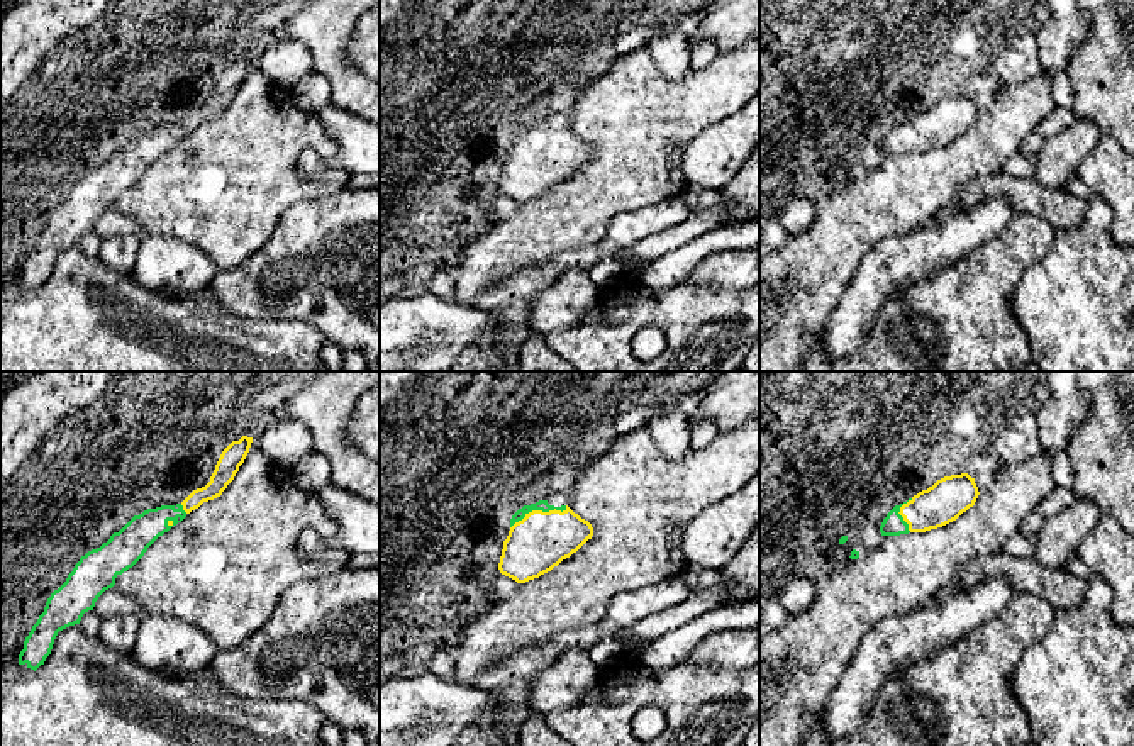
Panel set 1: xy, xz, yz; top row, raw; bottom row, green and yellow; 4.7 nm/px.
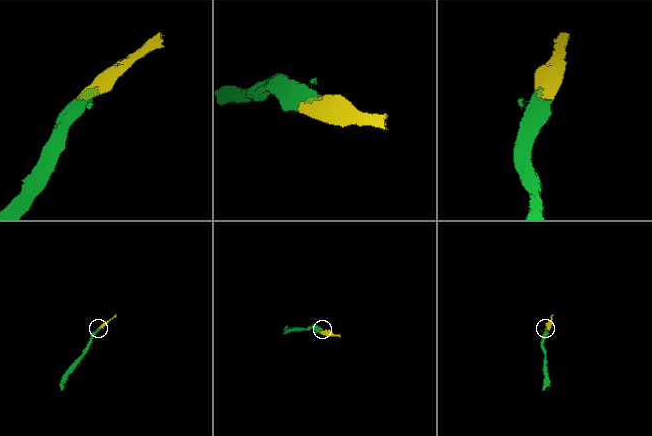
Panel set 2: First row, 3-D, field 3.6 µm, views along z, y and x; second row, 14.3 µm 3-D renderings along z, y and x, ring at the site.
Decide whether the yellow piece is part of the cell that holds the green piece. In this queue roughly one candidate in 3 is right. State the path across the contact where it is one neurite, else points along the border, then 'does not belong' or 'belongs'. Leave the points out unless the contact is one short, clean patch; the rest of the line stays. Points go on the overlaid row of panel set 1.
belongs

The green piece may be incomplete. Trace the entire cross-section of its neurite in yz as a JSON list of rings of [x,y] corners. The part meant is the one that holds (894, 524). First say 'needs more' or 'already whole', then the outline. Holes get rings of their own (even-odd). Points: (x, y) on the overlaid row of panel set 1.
needs more; [[[968,473],[937,480],[927,490],[895,505],[880,526],[881,536],[926,532],[956,521],[975,505],[980,492]]]

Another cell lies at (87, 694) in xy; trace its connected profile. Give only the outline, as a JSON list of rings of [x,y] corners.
[[[80,624],[58,632],[51,654],[31,673],[19,671],[0,695],[0,746],[325,746],[320,727],[327,717],[305,700],[249,700],[225,692],[212,670],[190,678],[166,678],[144,670],[132,653],[107,646],[98,636],[86,636]]]

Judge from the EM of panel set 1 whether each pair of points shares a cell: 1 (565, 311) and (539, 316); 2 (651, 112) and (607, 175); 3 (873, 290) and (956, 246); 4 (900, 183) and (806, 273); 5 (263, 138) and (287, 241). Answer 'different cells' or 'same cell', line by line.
1: same cell
2: same cell
3: same cell
4: same cell
5: different cells

